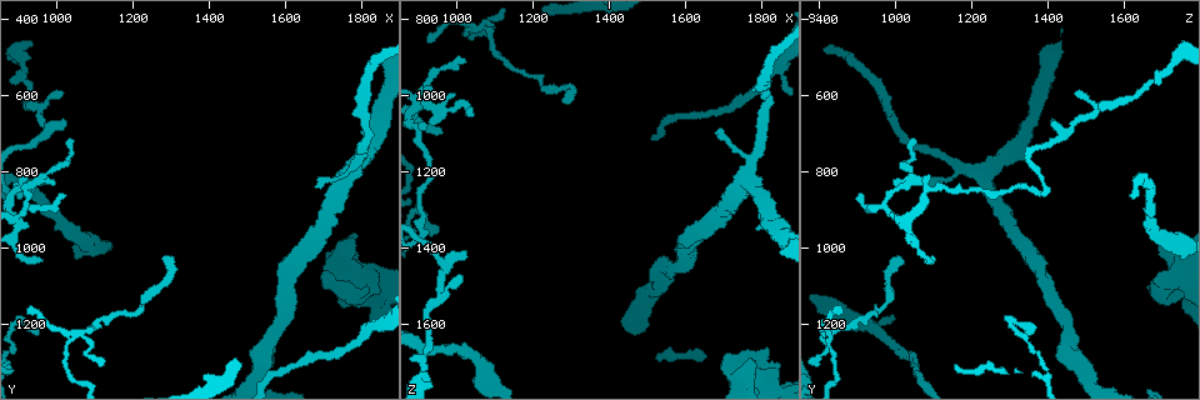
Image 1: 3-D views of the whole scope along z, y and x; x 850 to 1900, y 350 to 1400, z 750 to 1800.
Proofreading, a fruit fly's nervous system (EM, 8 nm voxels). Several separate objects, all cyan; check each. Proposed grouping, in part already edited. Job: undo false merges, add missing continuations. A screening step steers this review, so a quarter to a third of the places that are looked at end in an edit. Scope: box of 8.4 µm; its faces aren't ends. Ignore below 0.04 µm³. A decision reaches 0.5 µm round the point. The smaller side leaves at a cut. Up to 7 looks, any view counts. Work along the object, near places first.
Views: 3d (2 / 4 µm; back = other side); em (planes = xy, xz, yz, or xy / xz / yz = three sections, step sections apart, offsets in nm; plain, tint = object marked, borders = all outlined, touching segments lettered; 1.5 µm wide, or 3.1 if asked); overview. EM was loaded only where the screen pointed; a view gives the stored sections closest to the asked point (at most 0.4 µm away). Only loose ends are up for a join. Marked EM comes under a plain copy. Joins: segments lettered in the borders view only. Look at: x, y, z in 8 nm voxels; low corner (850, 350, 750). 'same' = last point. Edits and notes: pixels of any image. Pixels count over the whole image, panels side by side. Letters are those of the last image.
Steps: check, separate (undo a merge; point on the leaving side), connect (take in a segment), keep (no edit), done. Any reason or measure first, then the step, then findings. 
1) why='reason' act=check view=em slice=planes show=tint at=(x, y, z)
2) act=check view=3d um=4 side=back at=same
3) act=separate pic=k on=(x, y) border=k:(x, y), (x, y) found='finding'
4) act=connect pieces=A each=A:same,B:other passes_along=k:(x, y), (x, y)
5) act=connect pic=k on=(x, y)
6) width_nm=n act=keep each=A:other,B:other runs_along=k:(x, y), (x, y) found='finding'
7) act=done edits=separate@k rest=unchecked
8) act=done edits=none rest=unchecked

why='thin end' act=check view=3d um=2 at=(960, 1040, 1105)

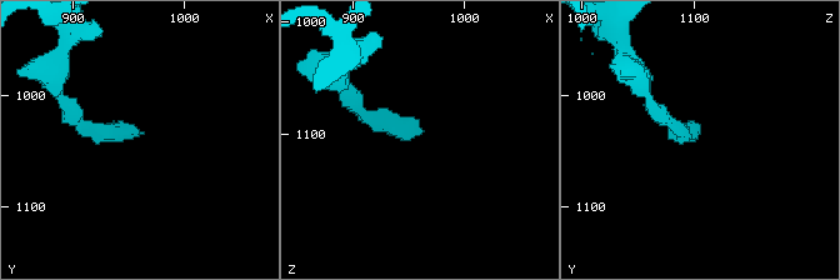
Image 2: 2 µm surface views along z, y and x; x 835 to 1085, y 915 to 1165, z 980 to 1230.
why='need the tissue' act=check view=em slice=planes show=borders at=(954, 1036, 1098)

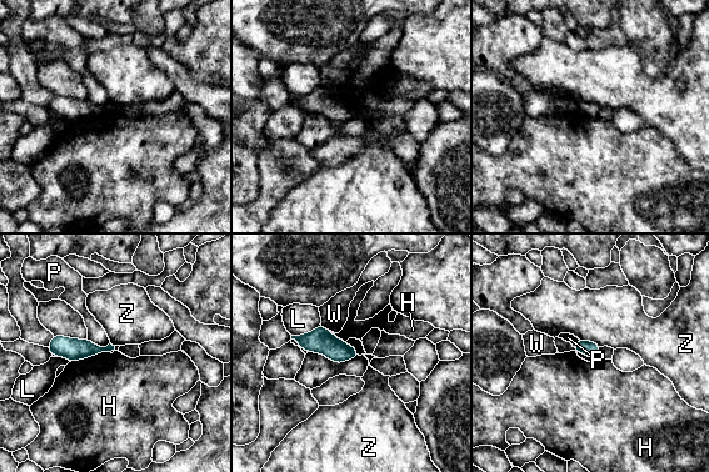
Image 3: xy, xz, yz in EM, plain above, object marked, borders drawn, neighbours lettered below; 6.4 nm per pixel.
act=keep each=H:other,L:other,P:other,W:other,Z:other border=3:(110, 351), (103, 351), (70, 362) found='none of them fits'

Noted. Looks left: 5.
why='an open end' act=check view=3d um=4 at=(1015, 590, 1480)

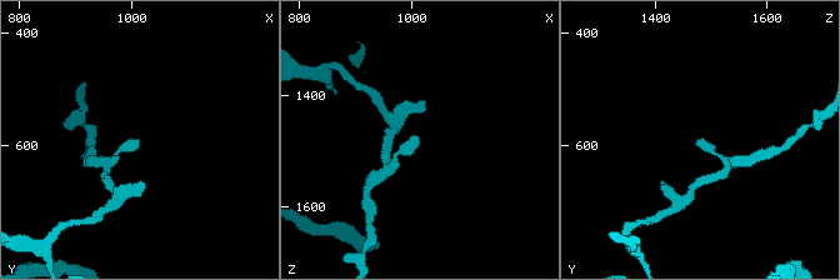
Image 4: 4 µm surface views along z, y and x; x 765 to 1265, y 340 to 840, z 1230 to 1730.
act=check view=em slice=yz step=4 show=tint at=(1010, 595, 1475)

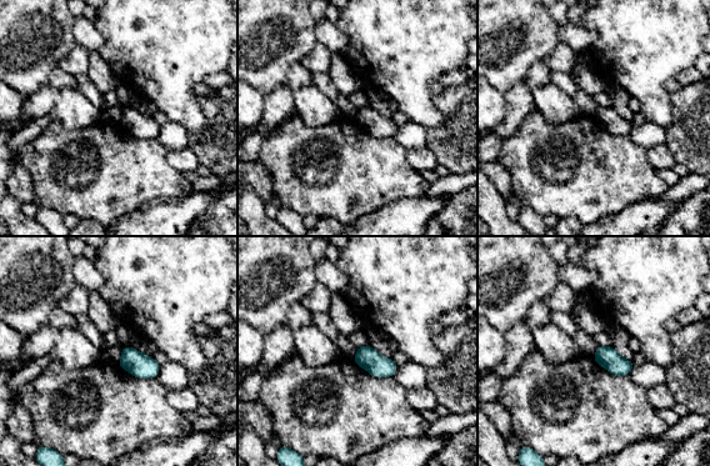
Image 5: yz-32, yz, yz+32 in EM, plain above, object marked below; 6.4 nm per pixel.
why='see the neighbours' act=check view=em slice=yz step=4 show=borders at=same

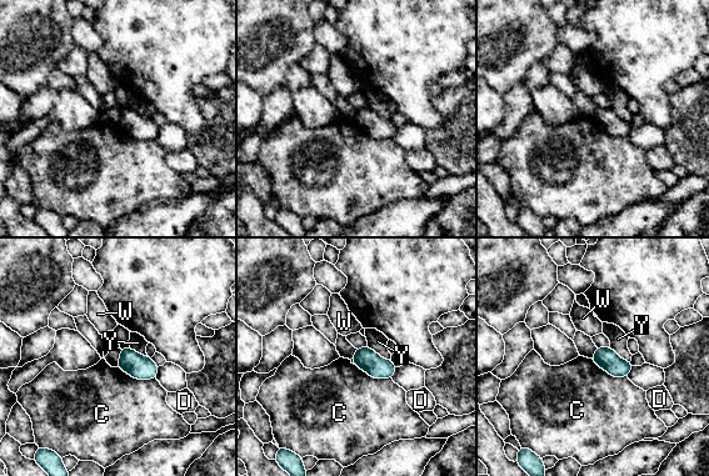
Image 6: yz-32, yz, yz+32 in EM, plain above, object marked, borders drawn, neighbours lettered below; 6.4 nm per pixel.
longest_contact=C:260nm act=keep each=C:other,D:other,W:other,Y:other found='none of them fits'

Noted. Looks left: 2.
act=check view=3d um=2 at=(1815, 1105, 1660)

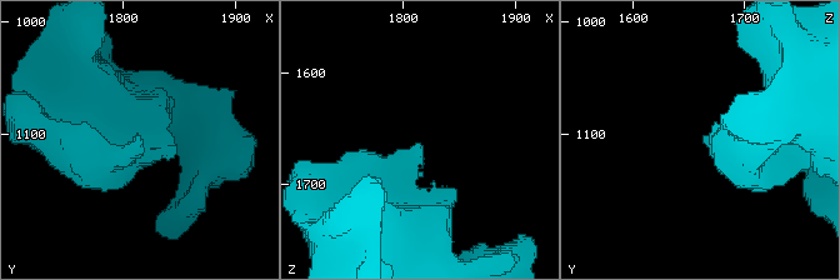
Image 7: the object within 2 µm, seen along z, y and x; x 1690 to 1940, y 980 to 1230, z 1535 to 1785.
act=check view=em slice=planes show=borders at=(1814, 1108, 1664)

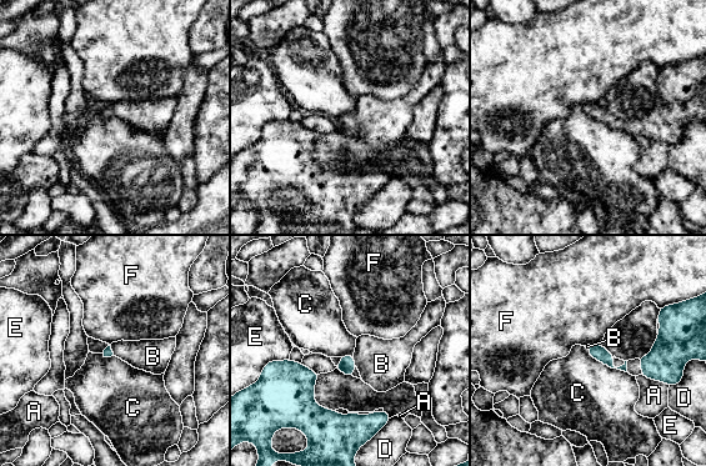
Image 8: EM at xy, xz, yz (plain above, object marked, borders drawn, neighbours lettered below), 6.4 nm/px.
act=connect pieces=B each=A:other,B:same,C:other,D:other,E:other,F:other found='it goes on there'

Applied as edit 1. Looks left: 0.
act=done edits=connect@8 rest=unchecked

